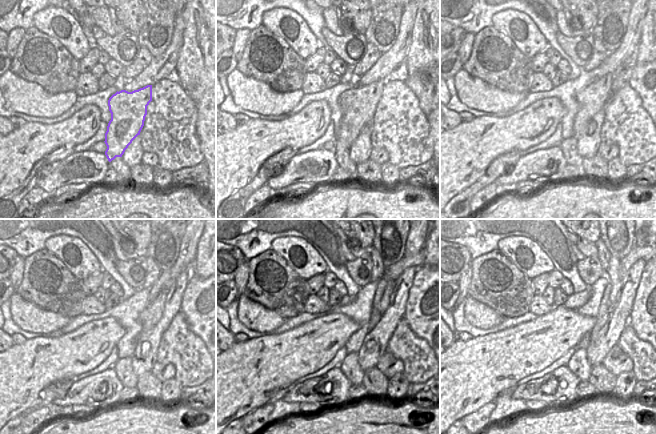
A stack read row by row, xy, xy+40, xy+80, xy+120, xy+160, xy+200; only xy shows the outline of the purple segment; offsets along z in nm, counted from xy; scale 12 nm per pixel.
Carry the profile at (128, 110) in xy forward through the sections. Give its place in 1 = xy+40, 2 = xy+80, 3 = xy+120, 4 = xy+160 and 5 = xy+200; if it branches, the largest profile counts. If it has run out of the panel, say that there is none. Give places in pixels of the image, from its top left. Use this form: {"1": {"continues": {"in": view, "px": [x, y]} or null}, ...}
{"1": {"continues": {"in": "xy+40", "px": [358, 105]}}, "2": {"continues": {"in": "xy+80", "px": [591, 99]}}, "3": {"continues": {"in": "xy+120", "px": [150, 316]}}, "4": {"continues": {"in": "xy+160", "px": [384, 303]}}, "5": {"continues": {"in": "xy+200", "px": [614, 269]}}}

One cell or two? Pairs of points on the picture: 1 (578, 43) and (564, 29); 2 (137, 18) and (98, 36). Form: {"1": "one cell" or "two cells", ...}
{"1": "two cells", "2": "two cells"}

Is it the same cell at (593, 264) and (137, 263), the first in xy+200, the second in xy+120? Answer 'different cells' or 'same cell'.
same cell

